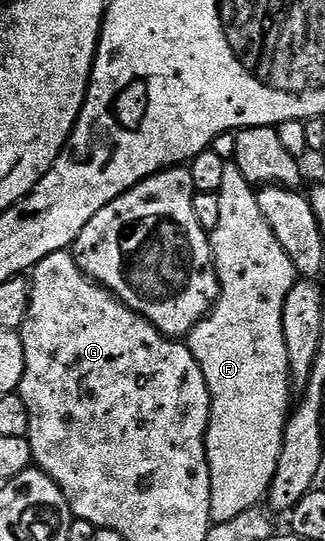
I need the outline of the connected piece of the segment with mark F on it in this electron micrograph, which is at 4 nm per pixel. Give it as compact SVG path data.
M235 167L225 168L218 196L220 218L218 227L210 234L210 244L216 278L220 281L220 298L213 305L211 313L192 328L186 344L210 391L208 434L204 436L210 471L210 515L213 522L226 523L242 515L242 511L257 508L267 498L268 486L278 467L284 422L290 412L290 378L286 343L282 339L282 307L284 294L296 284L298 274L256 210L256 193Z

